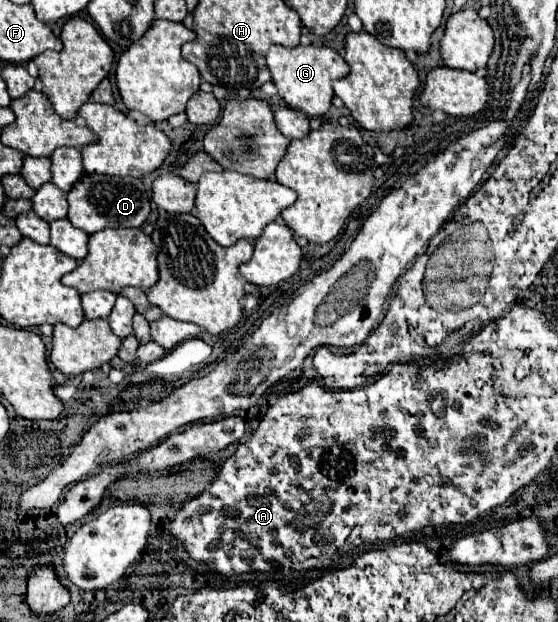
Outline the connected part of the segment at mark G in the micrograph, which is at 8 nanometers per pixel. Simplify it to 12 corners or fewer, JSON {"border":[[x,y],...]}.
{"border":[[274,45],[266,63],[280,97],[308,117],[332,105],[350,73],[328,47]]}

